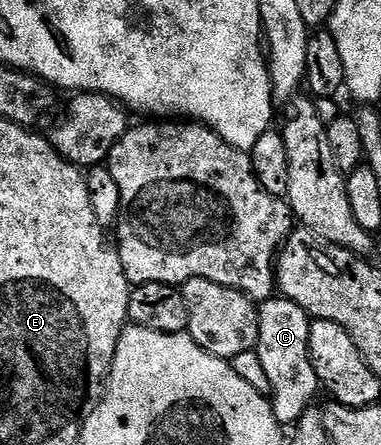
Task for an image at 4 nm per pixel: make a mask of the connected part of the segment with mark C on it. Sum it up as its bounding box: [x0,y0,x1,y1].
[256,297,321,427]

